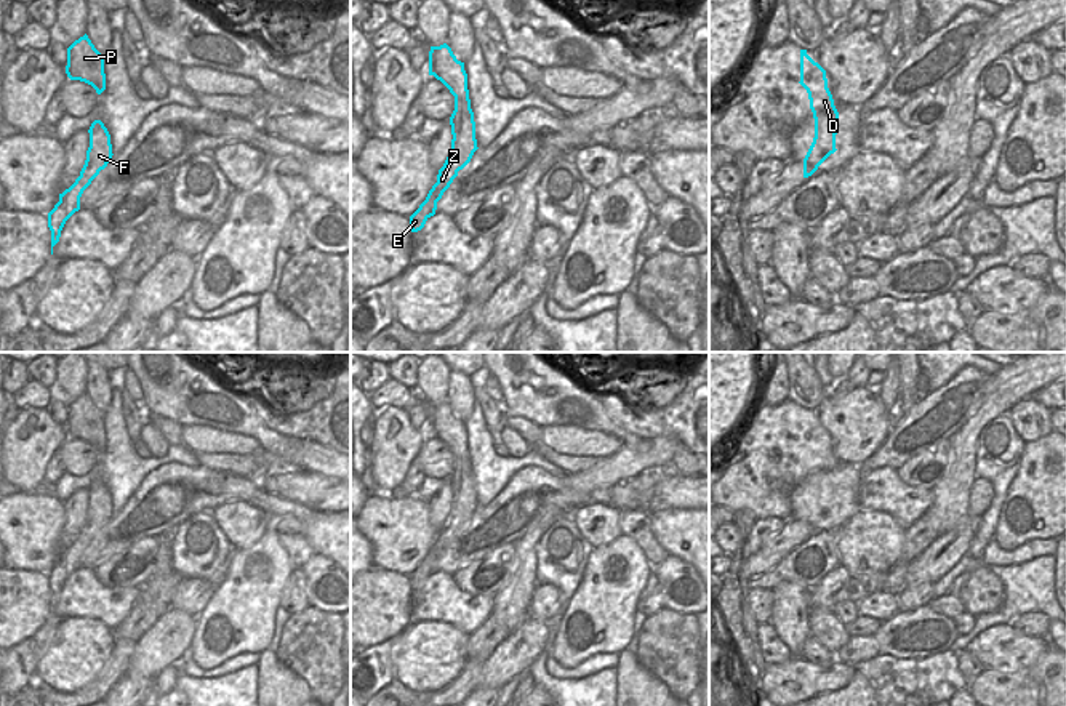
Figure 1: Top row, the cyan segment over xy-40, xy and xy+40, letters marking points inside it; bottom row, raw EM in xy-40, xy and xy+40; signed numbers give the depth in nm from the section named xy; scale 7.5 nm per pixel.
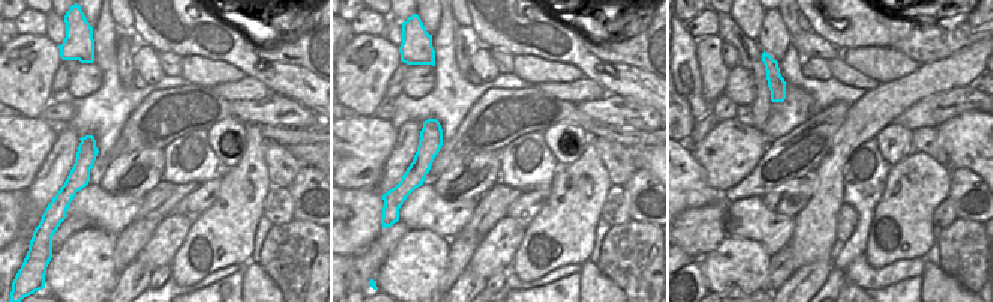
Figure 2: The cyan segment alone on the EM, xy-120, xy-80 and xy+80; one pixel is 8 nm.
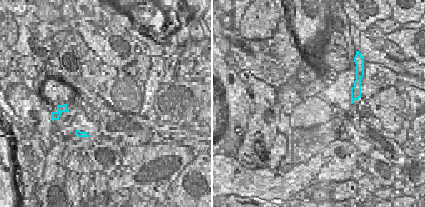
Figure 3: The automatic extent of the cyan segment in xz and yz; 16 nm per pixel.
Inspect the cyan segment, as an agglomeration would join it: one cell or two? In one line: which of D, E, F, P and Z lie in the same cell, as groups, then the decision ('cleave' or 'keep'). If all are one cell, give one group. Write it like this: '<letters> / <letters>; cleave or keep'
D E F P Z; keep

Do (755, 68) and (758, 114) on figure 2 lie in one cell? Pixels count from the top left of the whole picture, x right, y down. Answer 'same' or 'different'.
same

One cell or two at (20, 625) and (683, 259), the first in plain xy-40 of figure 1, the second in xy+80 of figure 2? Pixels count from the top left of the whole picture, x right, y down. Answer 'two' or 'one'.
two

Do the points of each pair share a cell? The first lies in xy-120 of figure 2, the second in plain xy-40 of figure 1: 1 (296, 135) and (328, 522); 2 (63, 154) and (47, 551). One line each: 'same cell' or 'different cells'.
1: different cells
2: different cells

